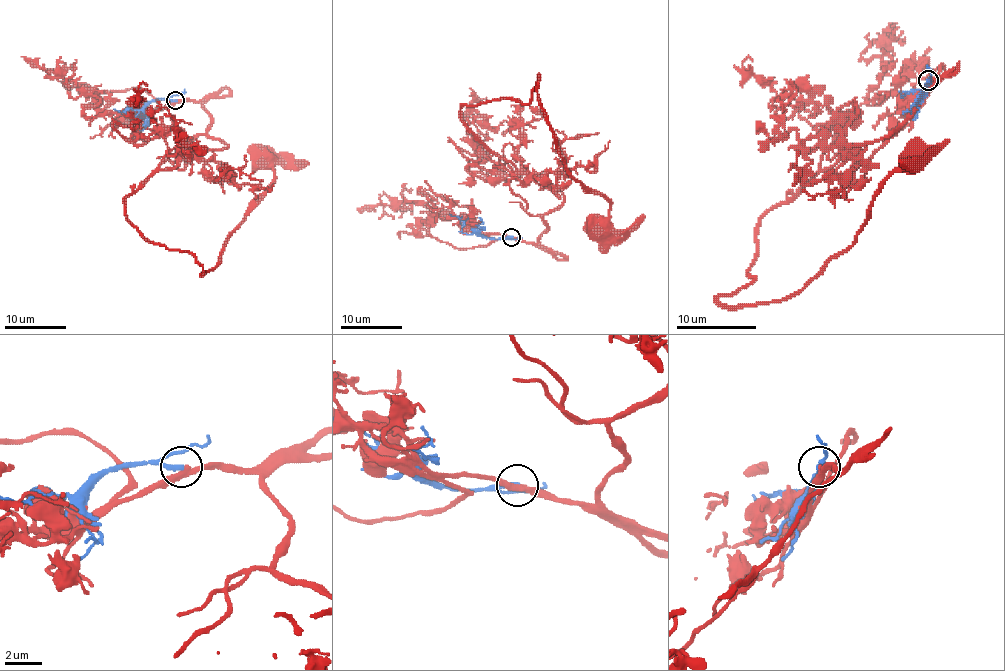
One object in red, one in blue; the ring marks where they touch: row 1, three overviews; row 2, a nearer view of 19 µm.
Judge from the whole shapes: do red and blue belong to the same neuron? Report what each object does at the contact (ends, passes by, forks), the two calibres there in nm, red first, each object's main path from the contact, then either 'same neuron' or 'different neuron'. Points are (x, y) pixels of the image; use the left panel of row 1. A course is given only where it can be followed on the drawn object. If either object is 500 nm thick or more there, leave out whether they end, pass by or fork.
red passes by | blue ends | 320/280 nm | red via (176, 100), (227, 146), (126, 198), (150, 241), (216, 264), (273, 178), (263, 161) | blue via (175, 100), (153, 100), (139, 109), (126, 107), (123, 112), (113, 109) | different neuron

